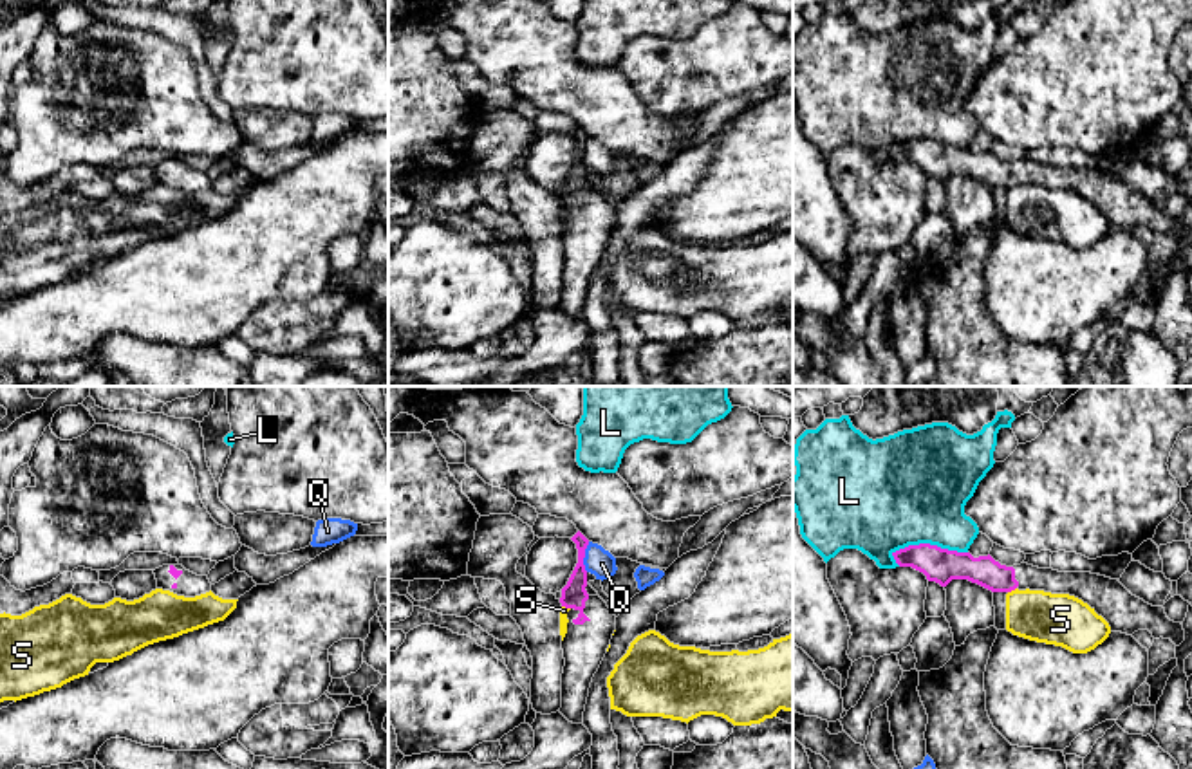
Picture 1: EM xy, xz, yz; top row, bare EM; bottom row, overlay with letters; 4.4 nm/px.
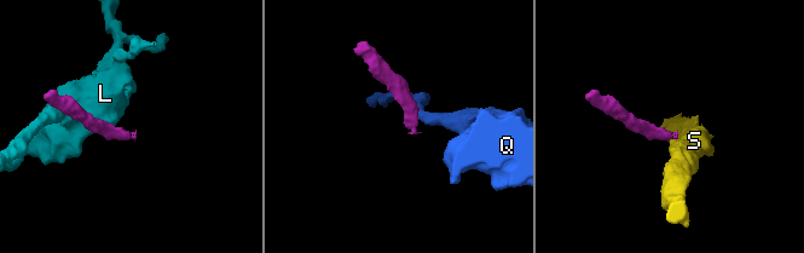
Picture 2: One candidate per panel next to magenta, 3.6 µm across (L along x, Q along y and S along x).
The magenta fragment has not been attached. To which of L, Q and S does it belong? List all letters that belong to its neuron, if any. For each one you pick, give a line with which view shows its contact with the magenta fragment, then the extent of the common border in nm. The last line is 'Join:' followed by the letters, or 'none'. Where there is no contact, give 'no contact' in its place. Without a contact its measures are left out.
Join: none

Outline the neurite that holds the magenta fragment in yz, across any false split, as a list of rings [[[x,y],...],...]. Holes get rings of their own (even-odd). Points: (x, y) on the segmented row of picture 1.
[[[930,543],[908,545],[892,552],[899,567],[912,567],[946,587],[952,579],[968,579],[992,592],[1044,590],[1069,594],[1087,603],[1102,616],[1111,632],[1132,635],[1149,630],[1154,639],[1170,639],[1176,646],[1185,641],[1181,623],[1167,617],[1163,607],[1152,607],[1132,596],[1118,579],[1091,572],[1058,572],[1028,563],[1006,567],[990,554],[973,558],[970,552],[941,549]]]

